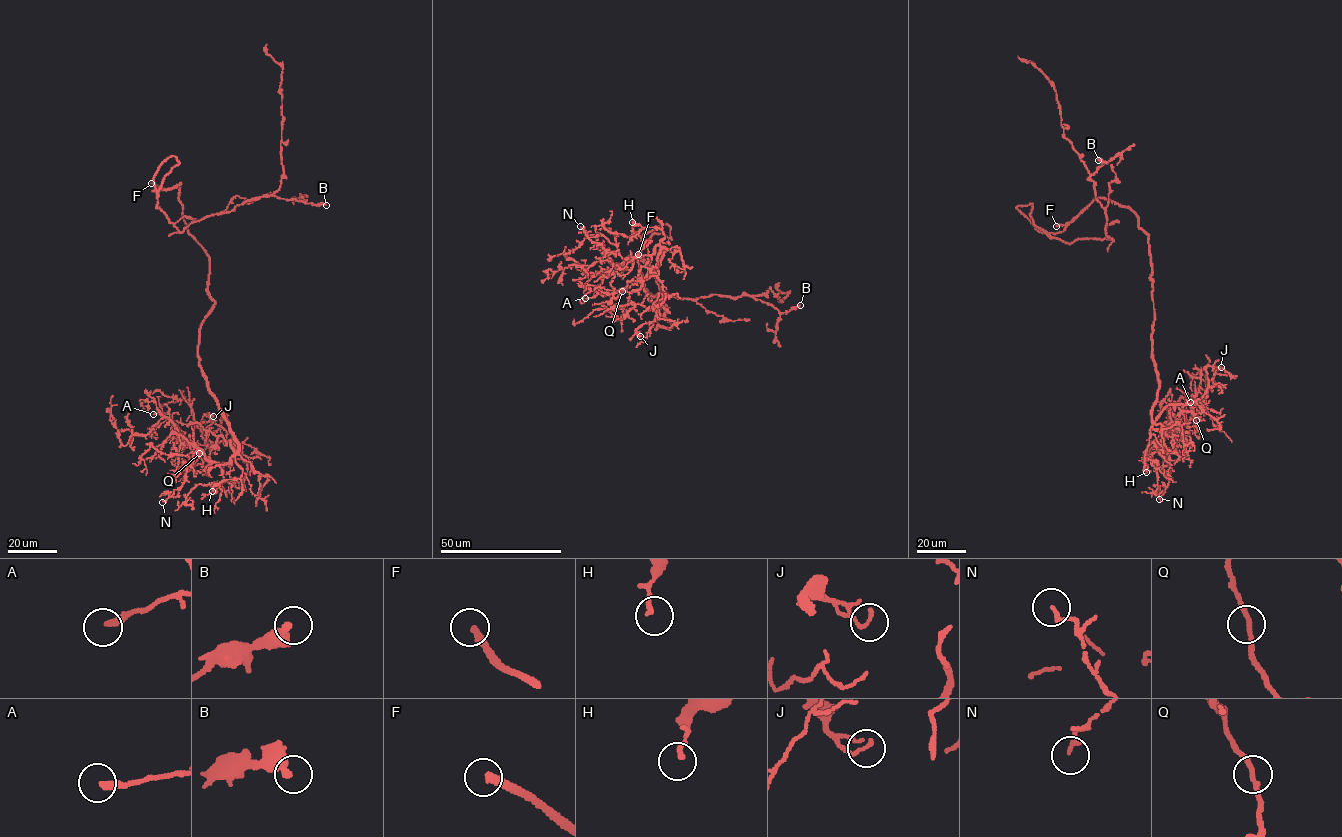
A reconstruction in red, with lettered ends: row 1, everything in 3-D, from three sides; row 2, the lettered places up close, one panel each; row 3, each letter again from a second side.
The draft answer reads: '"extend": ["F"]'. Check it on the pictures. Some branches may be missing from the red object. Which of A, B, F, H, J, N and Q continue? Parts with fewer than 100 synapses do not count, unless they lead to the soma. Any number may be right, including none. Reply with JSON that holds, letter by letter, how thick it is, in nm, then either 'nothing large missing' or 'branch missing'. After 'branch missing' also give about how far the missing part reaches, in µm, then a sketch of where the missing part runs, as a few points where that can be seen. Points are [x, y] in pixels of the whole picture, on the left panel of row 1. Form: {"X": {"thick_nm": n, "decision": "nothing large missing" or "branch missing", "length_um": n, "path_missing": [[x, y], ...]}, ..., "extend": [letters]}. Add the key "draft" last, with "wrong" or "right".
{"A": {"thick_nm": 260, "decision": "nothing large missing"}, "B": {"thick_nm": 320, "decision": "nothing large missing"}, "F": {"thick_nm": 240, "decision": "branch missing", "length_um": 10, "path_missing": [[151, 183], [136, 182]]}, "H": {"thick_nm": 120, "decision": "nothing large missing"}, "J": {"thick_nm": 150, "decision": "nothing large missing"}, "N": {"thick_nm": 170, "decision": "nothing large missing"}, "Q": {"thick_nm": 170, "decision": "nothing large missing"}, "extend": ["F"], "draft": "right"}

